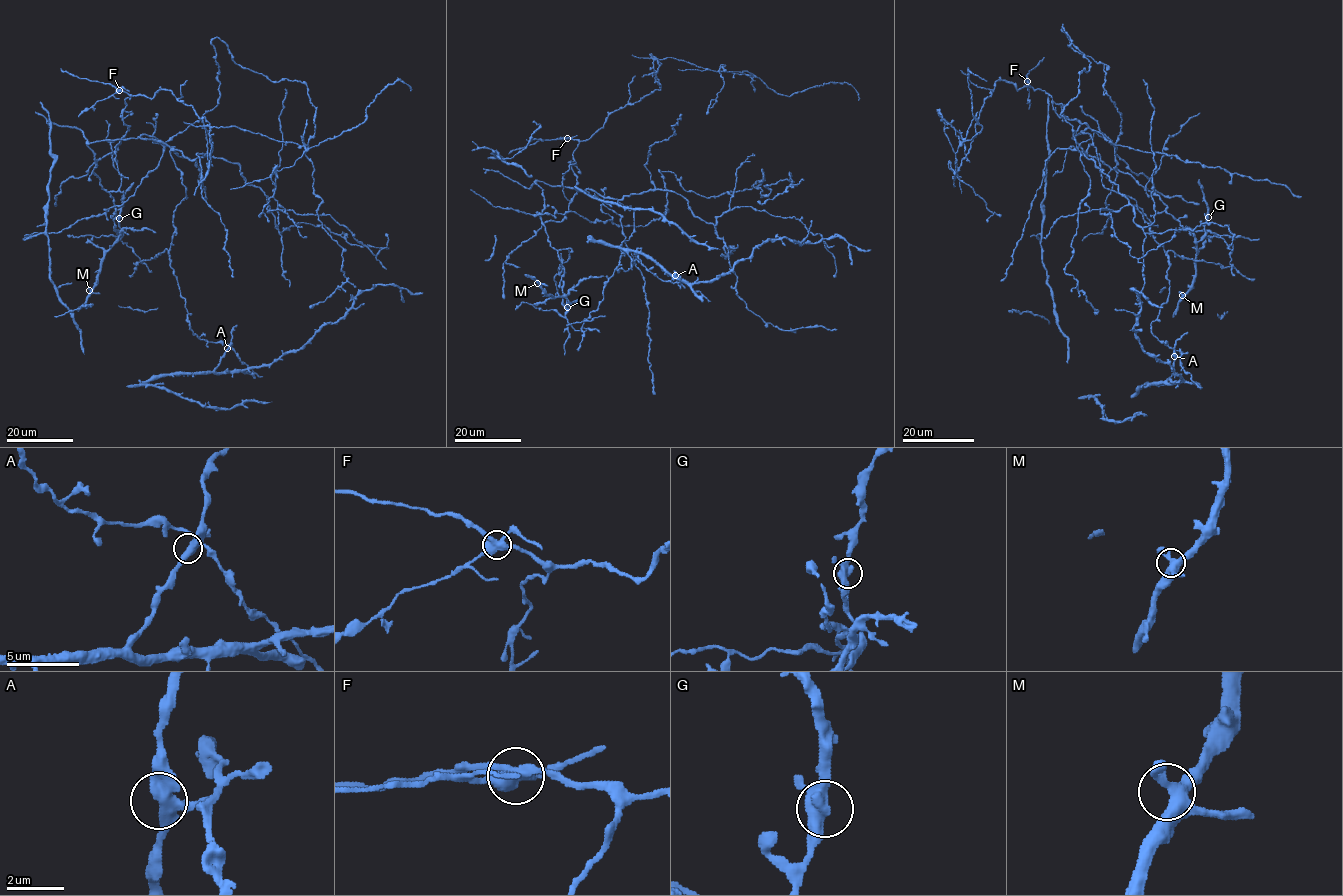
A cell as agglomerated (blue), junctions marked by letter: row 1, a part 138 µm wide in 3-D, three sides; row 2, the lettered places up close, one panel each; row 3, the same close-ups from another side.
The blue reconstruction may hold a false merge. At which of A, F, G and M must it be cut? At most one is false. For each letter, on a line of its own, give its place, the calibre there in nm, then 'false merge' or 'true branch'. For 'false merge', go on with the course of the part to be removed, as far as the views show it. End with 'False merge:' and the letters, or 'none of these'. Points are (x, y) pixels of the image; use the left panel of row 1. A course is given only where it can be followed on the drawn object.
A: (227, 348) | 400 nm | true branch
F: (119, 90) | 440 nm | false merge | (118, 91), (98, 101), (78, 116)
G: (119, 218) | 440 nm | true branch
M: (89, 290) | 400 nm | true branch
False merge: F

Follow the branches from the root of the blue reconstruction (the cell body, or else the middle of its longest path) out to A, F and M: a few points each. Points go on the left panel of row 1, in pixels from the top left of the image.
A: (147, 135), (138, 136), (170, 148), (186, 188), (173, 215), (169, 261), (189, 329), (227, 348)
F: (147, 135), (128, 138), (123, 109), (126, 105), (124, 100), (130, 96), (118, 91)
M: (147, 135), (87, 145), (96, 160), (93, 172), (113, 199), (114, 230), (122, 234), (89, 290)

